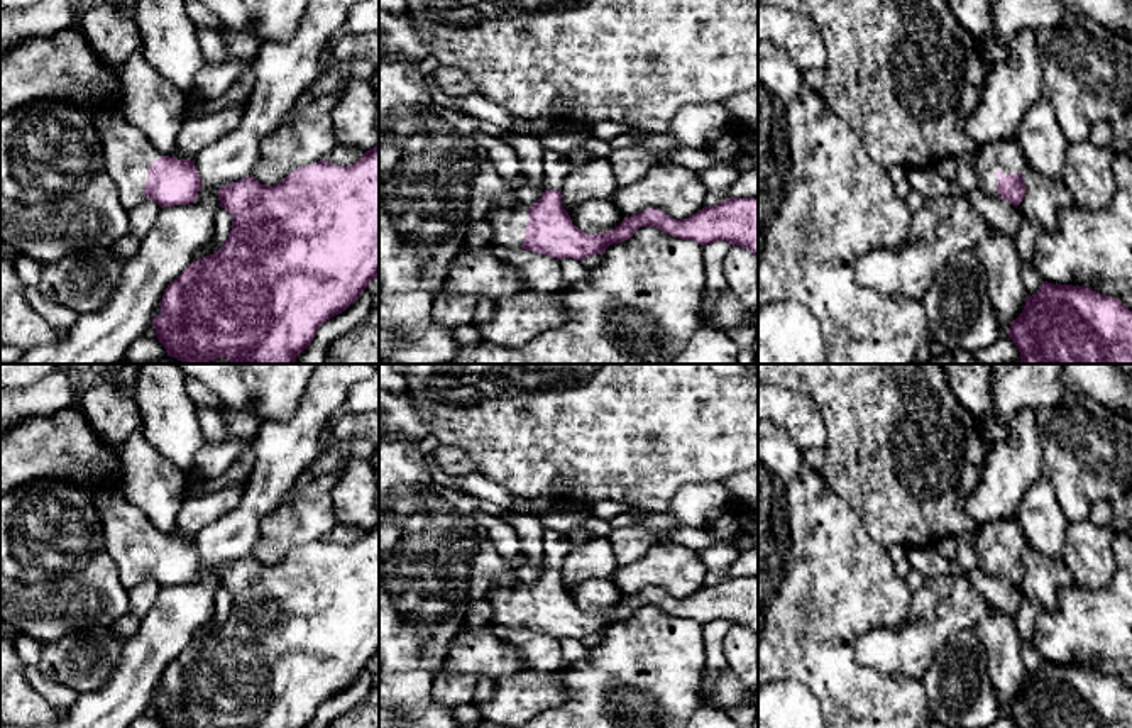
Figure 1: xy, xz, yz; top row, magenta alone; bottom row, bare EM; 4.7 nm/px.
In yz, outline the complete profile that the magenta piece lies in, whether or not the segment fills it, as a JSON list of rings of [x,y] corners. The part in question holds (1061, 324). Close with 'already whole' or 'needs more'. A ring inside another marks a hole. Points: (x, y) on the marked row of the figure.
[[[1042,281],[1007,334],[1022,364],[1132,364],[1132,312],[1085,286]]]; already whole

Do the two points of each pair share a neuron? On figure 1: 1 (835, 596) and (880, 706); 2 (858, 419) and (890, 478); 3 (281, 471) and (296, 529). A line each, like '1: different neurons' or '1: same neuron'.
1: same neuron
2: same neuron
3: different neurons

